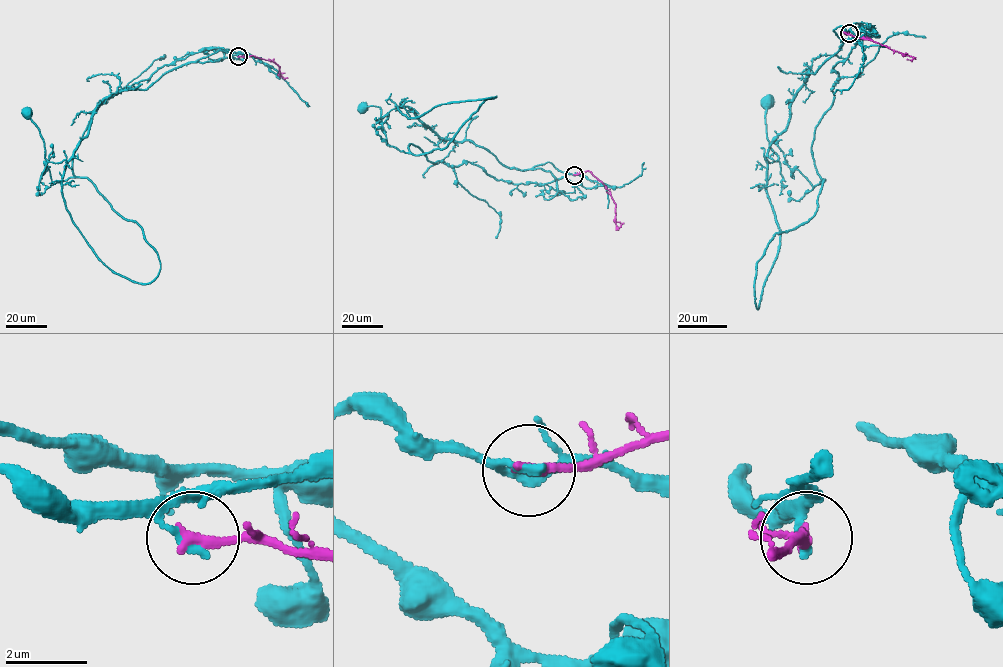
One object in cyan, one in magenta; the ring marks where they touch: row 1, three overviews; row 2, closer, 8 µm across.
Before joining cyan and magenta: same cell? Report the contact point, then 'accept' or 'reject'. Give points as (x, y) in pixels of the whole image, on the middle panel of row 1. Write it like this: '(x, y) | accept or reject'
(574, 175) | reject

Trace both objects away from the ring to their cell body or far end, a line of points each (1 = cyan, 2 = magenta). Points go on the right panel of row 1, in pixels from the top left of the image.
1: (849, 34), (833, 30), (840, 48), (807, 73), (769, 162), (778, 157), (766, 132), (769, 103)
2: (849, 33), (913, 57), (907, 60)

